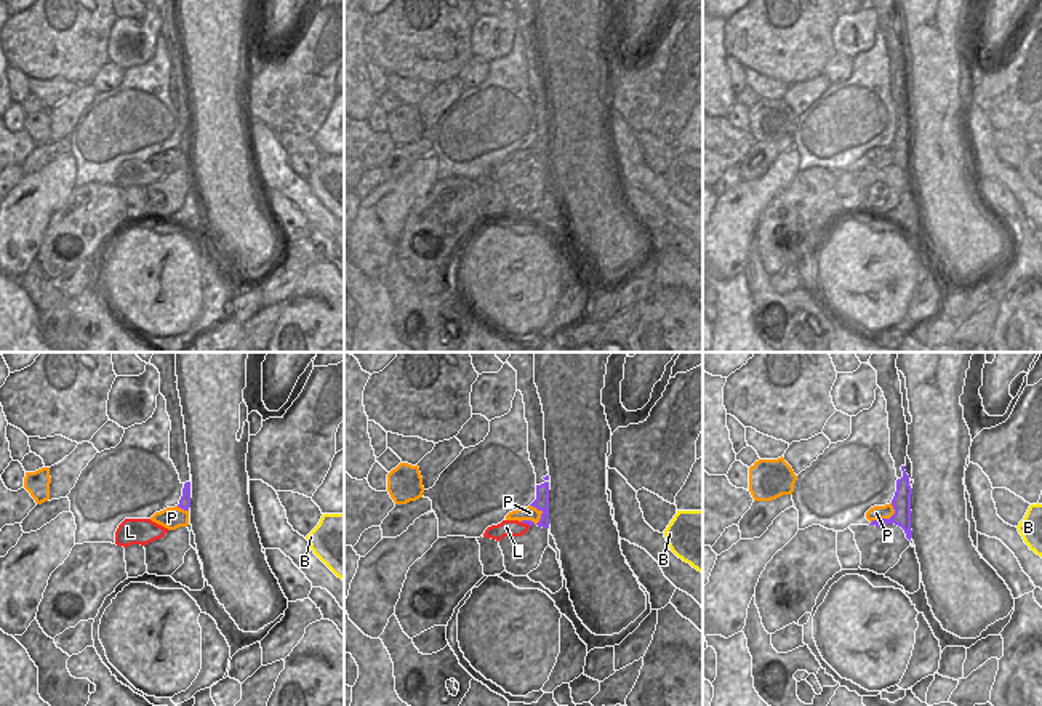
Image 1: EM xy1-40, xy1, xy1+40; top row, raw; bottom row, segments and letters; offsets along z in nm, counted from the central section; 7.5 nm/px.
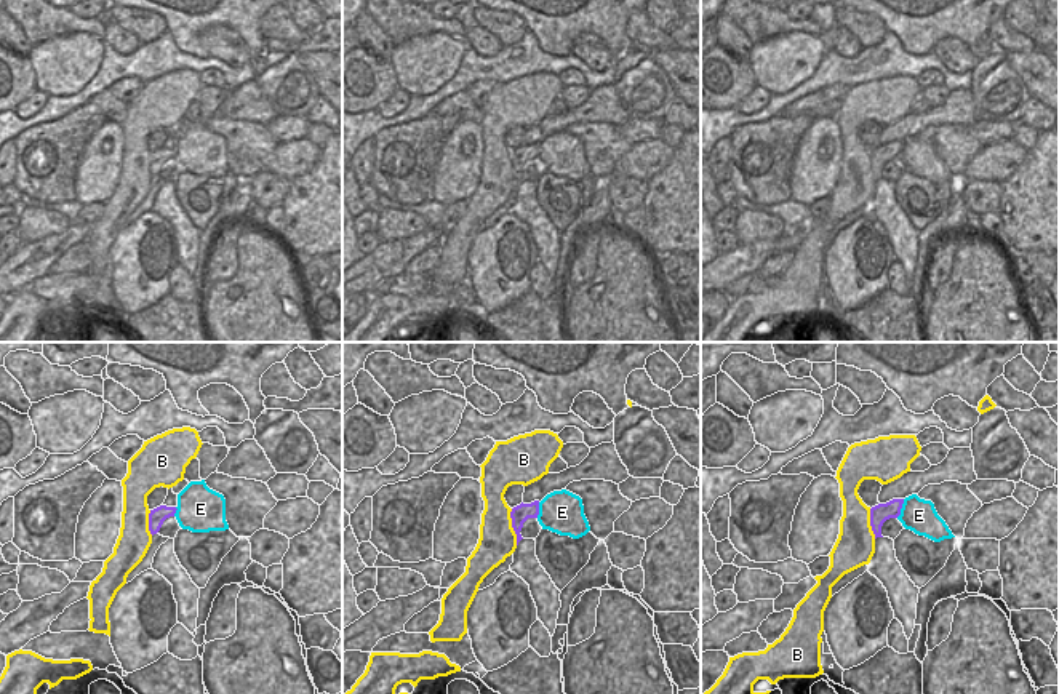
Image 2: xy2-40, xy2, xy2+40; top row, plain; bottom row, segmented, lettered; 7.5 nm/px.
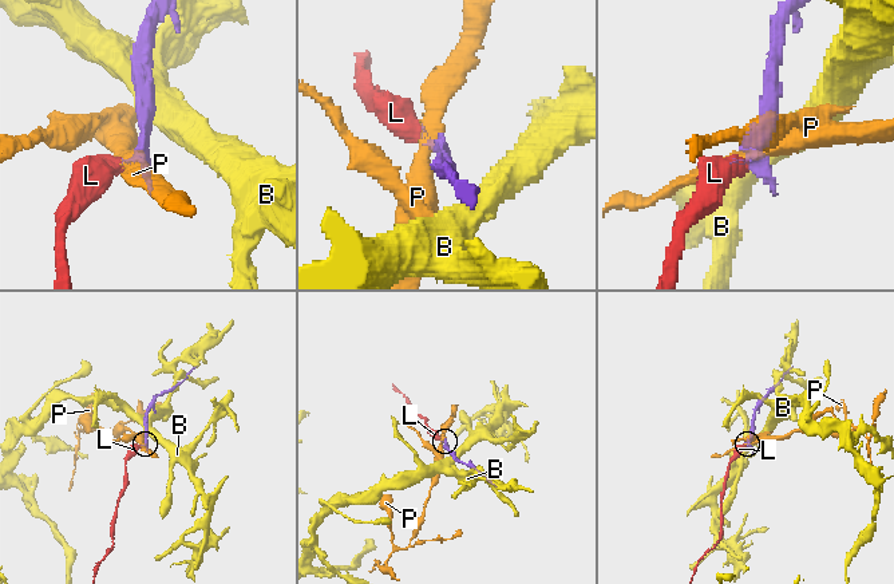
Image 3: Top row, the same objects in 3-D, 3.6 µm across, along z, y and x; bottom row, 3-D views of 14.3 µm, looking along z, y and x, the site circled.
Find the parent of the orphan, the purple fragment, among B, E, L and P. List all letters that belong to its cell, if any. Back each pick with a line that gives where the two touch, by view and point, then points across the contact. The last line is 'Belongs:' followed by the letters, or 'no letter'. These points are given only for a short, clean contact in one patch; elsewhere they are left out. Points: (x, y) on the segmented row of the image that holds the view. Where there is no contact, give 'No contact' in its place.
L: Touches purple at xy1 (525, 522). Path across: xy1 (529, 522), (525, 522), (506, 527)
Belongs: L.

